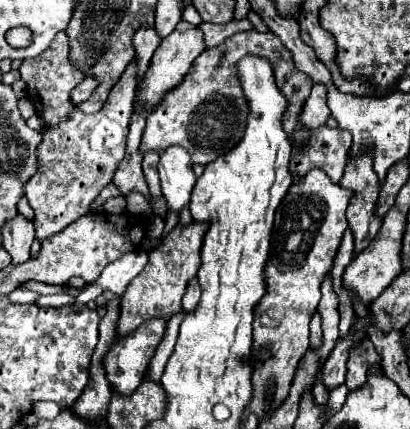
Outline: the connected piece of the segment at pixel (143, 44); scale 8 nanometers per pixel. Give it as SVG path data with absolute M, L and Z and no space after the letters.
M139 27L139 31L133 35L133 45L135 45L135 55L137 55L137 77L141 79L143 73L147 71L147 65L151 61L153 51L159 47L161 37L153 27Z

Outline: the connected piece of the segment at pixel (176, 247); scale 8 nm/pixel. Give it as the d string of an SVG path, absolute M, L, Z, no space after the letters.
M191 223L187 227L175 227L163 243L149 253L149 263L145 269L129 283L127 291L121 295L121 317L117 323L117 335L125 337L135 331L139 325L151 319L169 321L173 315L181 313L181 297L187 289L187 283L197 275L201 267L199 249L203 235L207 231L205 223Z

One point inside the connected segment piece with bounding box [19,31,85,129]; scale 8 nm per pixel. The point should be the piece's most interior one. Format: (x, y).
(50, 77)

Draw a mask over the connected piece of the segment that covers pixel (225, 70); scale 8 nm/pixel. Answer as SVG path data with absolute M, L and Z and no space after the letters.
M255 29L251 31L239 31L225 39L221 45L205 49L195 63L191 65L191 71L185 75L183 83L171 89L163 103L147 117L147 125L143 131L143 141L141 141L141 155L147 151L163 153L171 145L181 145L189 151L191 161L205 165L227 153L231 147L239 143L243 137L245 129L245 119L247 119L247 103L241 93L241 85L237 81L237 69L235 63L243 59L245 55L261 55L267 57L275 69L275 79L279 89L285 93L289 107L283 115L283 129L287 131L289 139L293 141L293 129L297 127L297 115L309 97L309 91L313 87L313 81L301 73L293 59L291 53L283 47L279 37L275 33L259 33Z

